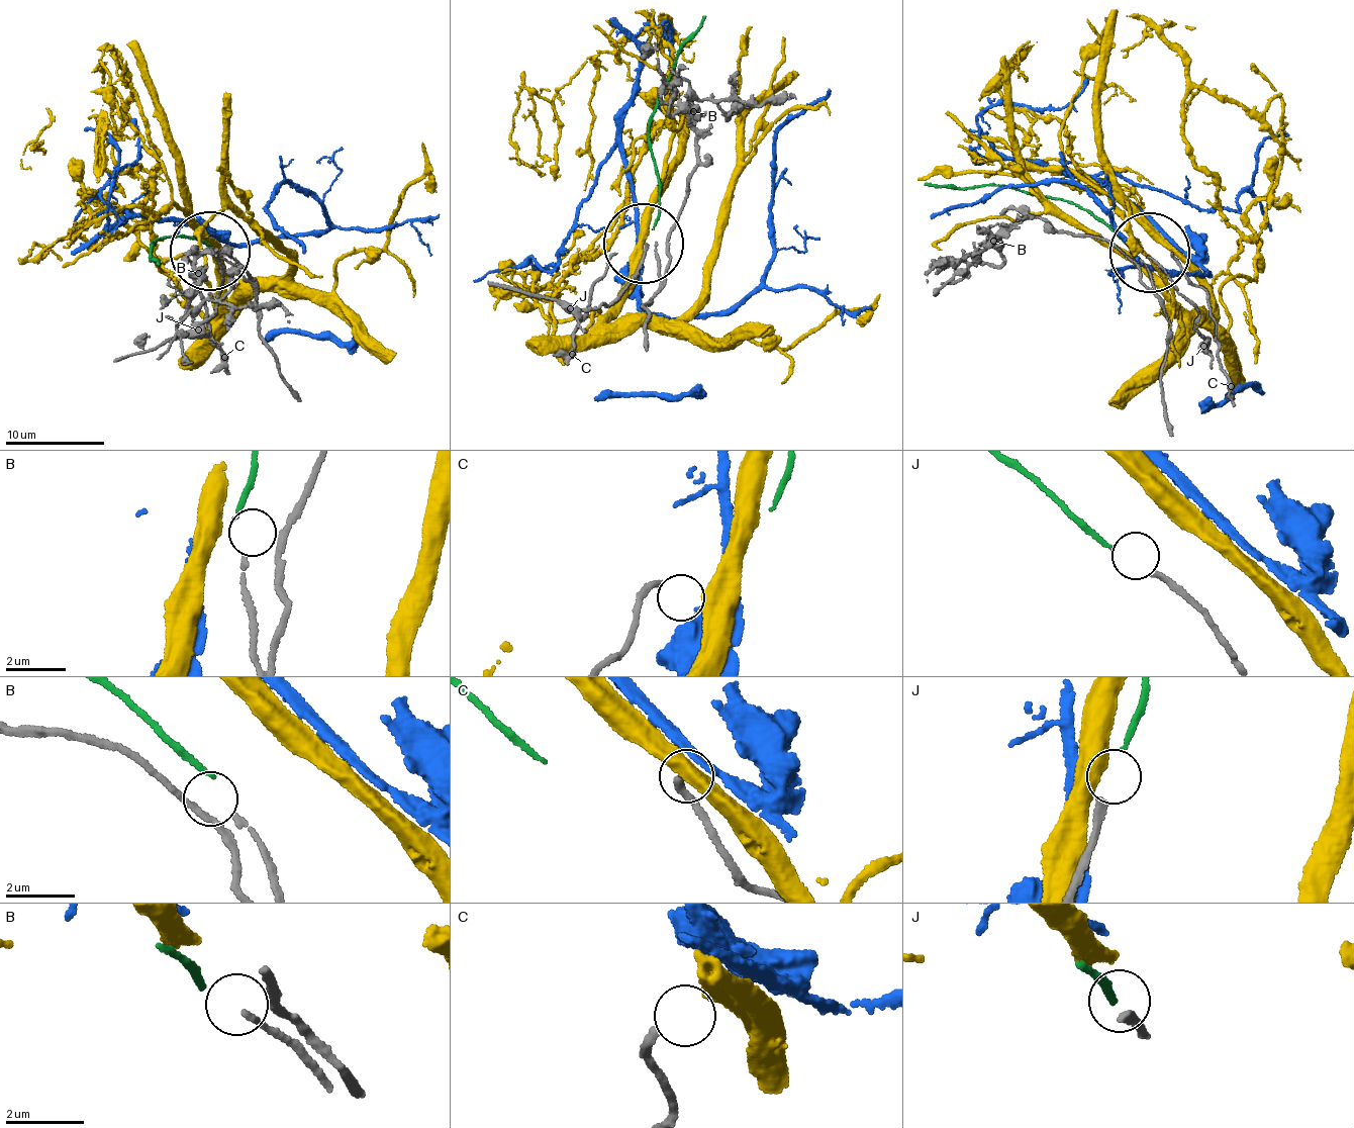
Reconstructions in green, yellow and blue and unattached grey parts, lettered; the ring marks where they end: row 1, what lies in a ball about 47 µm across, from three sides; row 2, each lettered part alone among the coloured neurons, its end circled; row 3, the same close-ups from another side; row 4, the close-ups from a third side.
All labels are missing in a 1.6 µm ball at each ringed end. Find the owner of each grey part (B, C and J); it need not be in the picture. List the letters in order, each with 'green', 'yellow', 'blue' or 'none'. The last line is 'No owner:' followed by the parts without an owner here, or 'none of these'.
B: none
C: yellow
J: green
No owner: B

